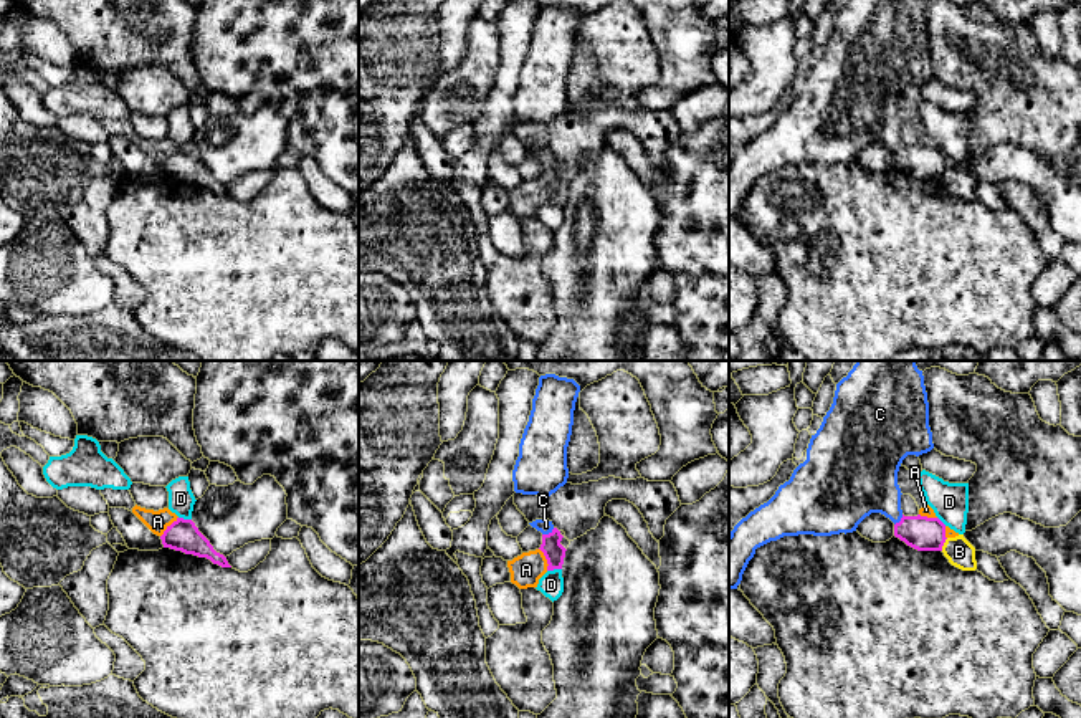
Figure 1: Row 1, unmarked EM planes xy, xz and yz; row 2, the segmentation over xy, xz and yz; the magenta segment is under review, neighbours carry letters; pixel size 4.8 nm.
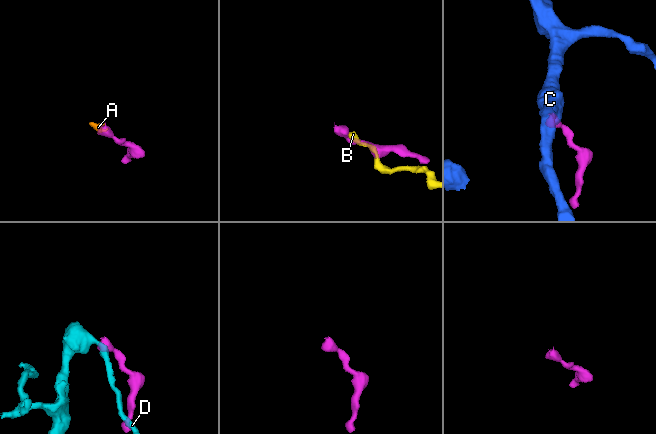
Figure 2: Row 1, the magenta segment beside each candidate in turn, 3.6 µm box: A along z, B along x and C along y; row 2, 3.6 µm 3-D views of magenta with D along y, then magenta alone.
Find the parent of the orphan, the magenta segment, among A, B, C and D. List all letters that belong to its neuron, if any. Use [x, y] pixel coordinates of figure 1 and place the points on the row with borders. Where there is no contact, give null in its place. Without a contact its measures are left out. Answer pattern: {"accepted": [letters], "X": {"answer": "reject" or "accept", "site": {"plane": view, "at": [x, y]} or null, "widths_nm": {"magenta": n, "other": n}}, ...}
{"accepted": ["C"], "A": {"answer": "reject", "site": {"plane": "xy", "at": [169, 526]}, "widths_nm": {"magenta": 160, "other": 110}}, "B": {"answer": "reject", "site": {"plane": "yz", "at": [942, 545]}, "widths_nm": {"magenta": 170, "other": 140}}, "C": {"answer": "accept", "site": {"plane": "xz", "at": [549, 533]}, "widths_nm": {"magenta": 100, "other": 70}}, "D": {"answer": "reject", "site": {"plane": "xz", "at": [554, 568]}, "widths_nm": {"magenta": 100, "other": 120}}}

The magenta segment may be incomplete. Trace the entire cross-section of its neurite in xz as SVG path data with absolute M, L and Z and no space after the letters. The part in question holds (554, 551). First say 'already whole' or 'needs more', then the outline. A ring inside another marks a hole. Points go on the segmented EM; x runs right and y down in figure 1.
needs more | M544 518L536 519L529 524L542 533L542 544L539 549L547 559L547 571L562 569L567 549L560 544L564 538L560 531L552 524L552 521Z

